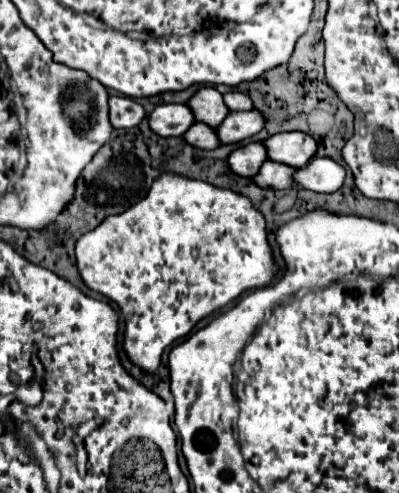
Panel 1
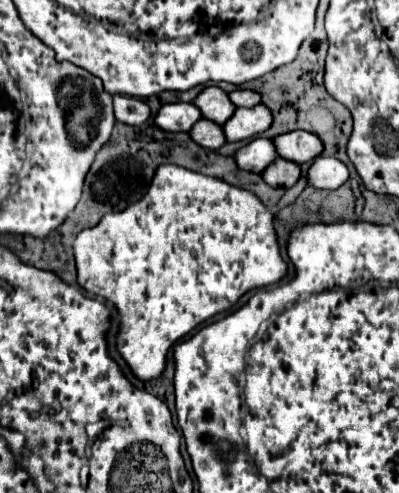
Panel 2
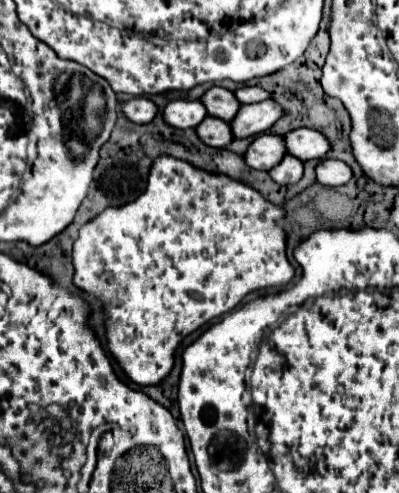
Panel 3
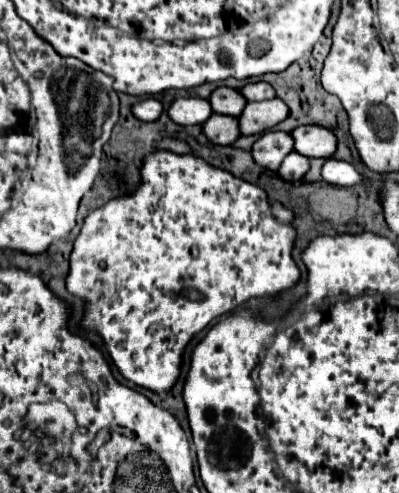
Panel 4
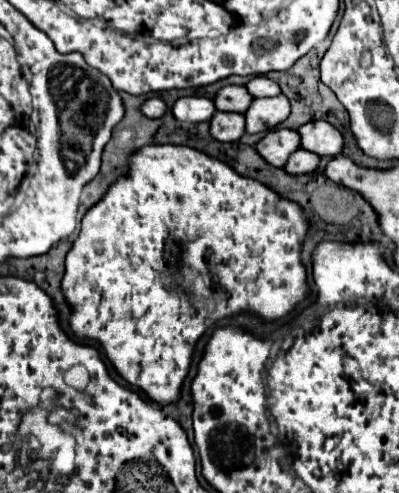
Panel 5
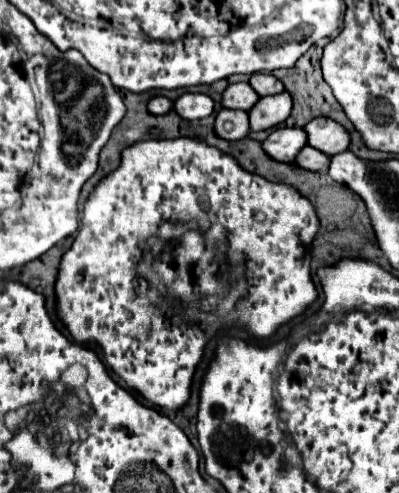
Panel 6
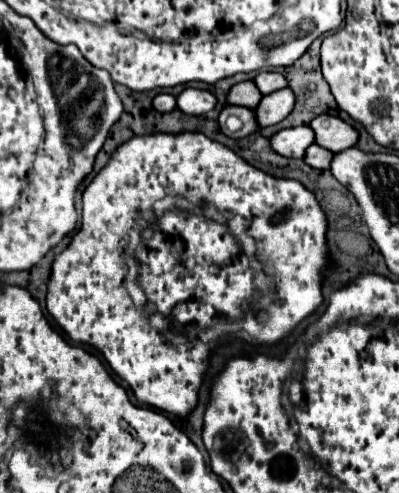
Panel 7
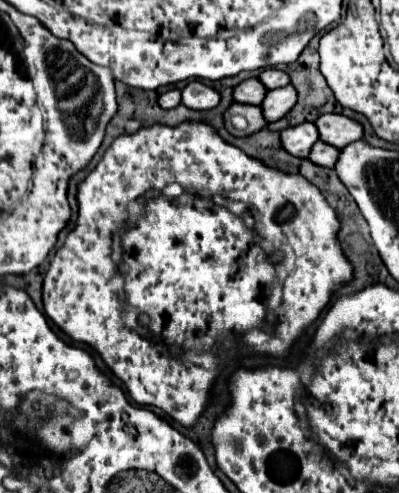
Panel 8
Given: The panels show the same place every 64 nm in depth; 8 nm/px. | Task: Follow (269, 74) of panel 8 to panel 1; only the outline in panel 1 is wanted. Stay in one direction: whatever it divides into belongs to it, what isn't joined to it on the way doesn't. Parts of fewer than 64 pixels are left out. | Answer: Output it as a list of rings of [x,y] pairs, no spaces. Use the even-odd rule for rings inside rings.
[[[228,92],[224,94],[224,102],[230,110],[252,110],[252,98],[244,92]]]

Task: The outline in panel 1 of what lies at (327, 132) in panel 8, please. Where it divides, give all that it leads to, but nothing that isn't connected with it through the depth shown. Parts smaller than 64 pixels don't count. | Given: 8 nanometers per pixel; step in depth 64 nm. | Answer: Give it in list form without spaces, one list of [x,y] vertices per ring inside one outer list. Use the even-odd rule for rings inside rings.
[[[284,132],[274,134],[264,140],[268,148],[268,158],[276,162],[284,162],[294,168],[302,168],[310,162],[318,152],[318,142],[304,132]]]

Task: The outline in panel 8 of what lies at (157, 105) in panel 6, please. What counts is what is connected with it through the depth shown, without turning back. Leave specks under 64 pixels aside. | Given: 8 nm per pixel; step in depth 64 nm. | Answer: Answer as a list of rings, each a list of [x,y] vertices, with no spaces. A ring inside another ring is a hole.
[[[172,88],[172,90],[164,92],[164,94],[160,94],[160,98],[158,98],[158,104],[160,104],[162,108],[174,108],[174,106],[178,106],[180,102],[182,102],[182,92],[180,92],[178,88]]]

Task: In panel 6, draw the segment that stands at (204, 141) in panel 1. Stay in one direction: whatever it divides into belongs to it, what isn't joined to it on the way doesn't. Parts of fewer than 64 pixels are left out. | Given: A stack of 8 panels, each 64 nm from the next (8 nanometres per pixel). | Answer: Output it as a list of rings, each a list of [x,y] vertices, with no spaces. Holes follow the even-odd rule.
[[[222,108],[216,116],[216,126],[214,126],[216,134],[220,138],[226,138],[226,140],[240,140],[240,138],[246,138],[248,132],[250,132],[250,120],[248,120],[248,112],[244,110],[228,110],[228,108]],[[226,120],[232,120],[234,122],[234,130],[224,130],[224,122]]]

